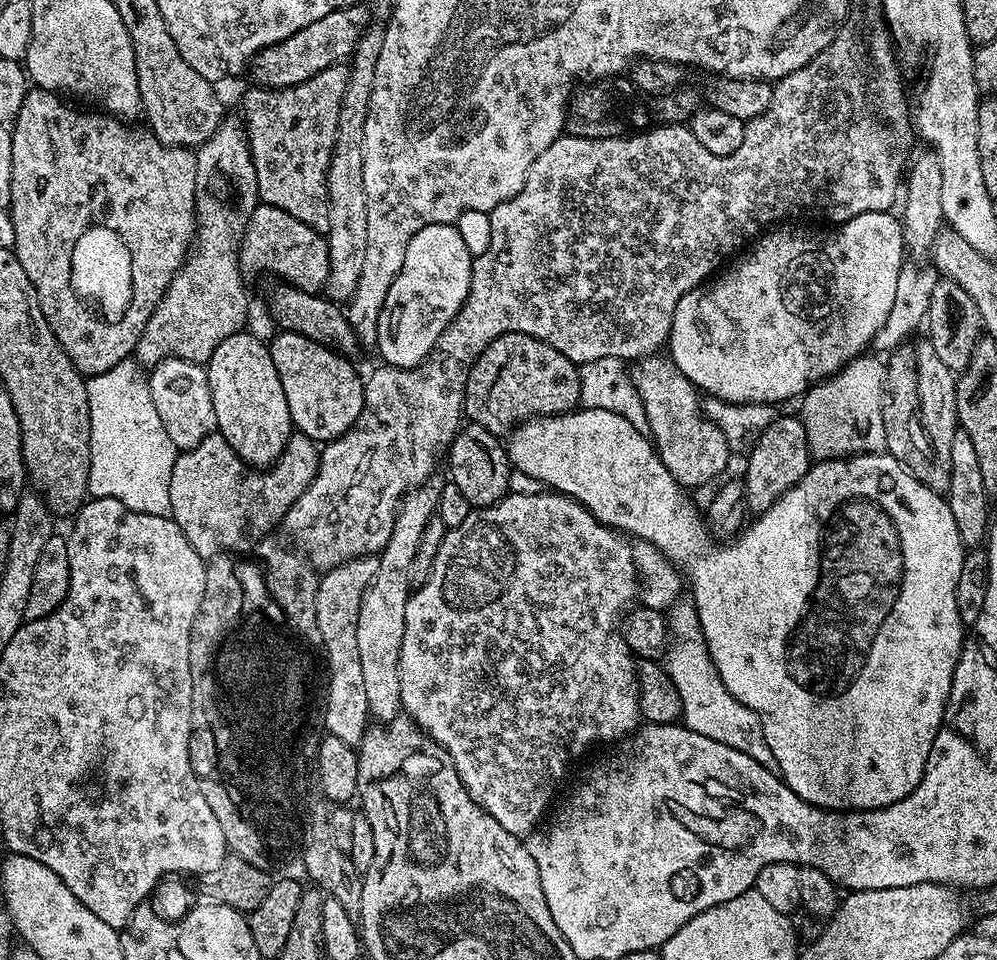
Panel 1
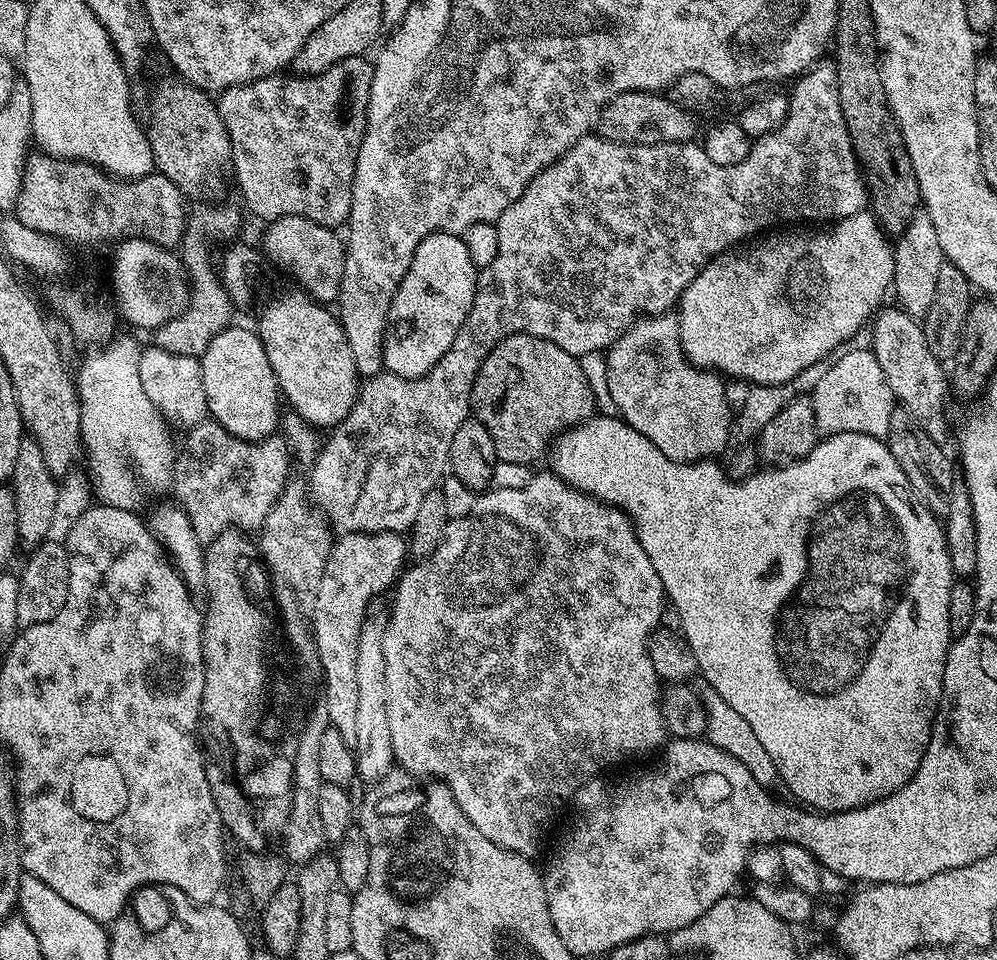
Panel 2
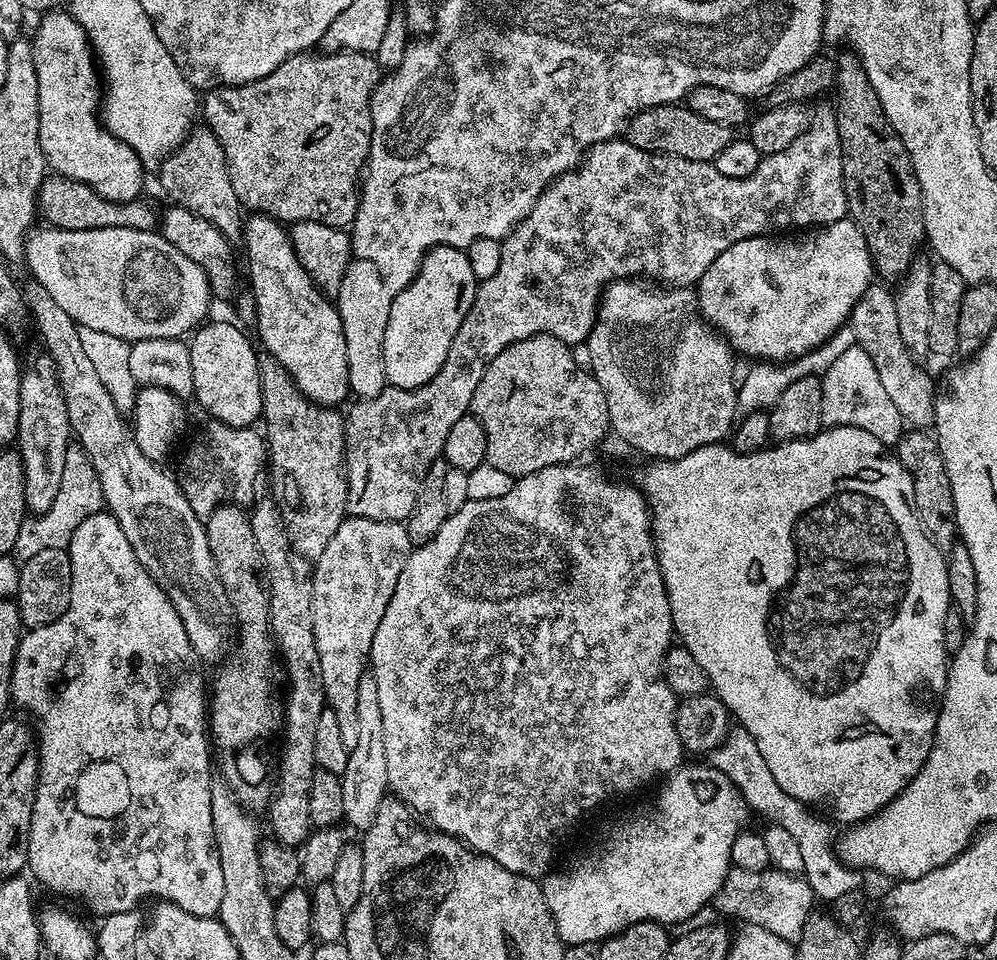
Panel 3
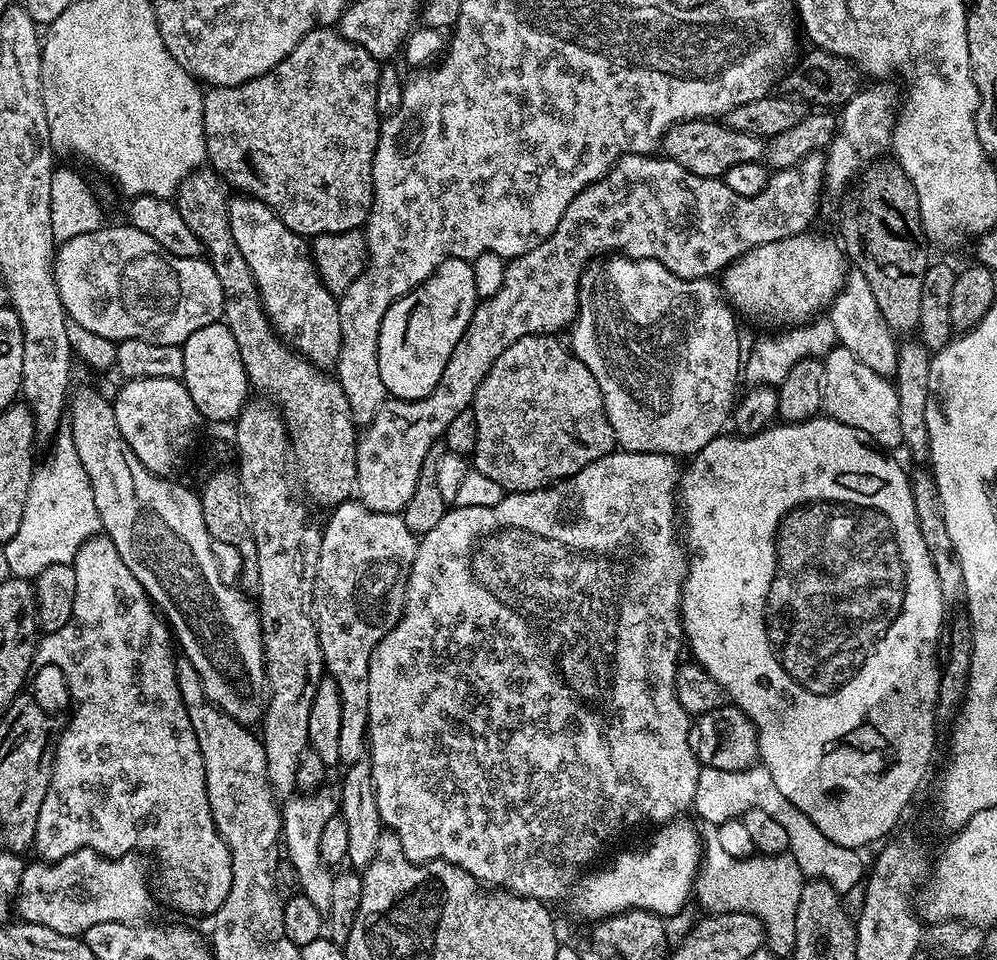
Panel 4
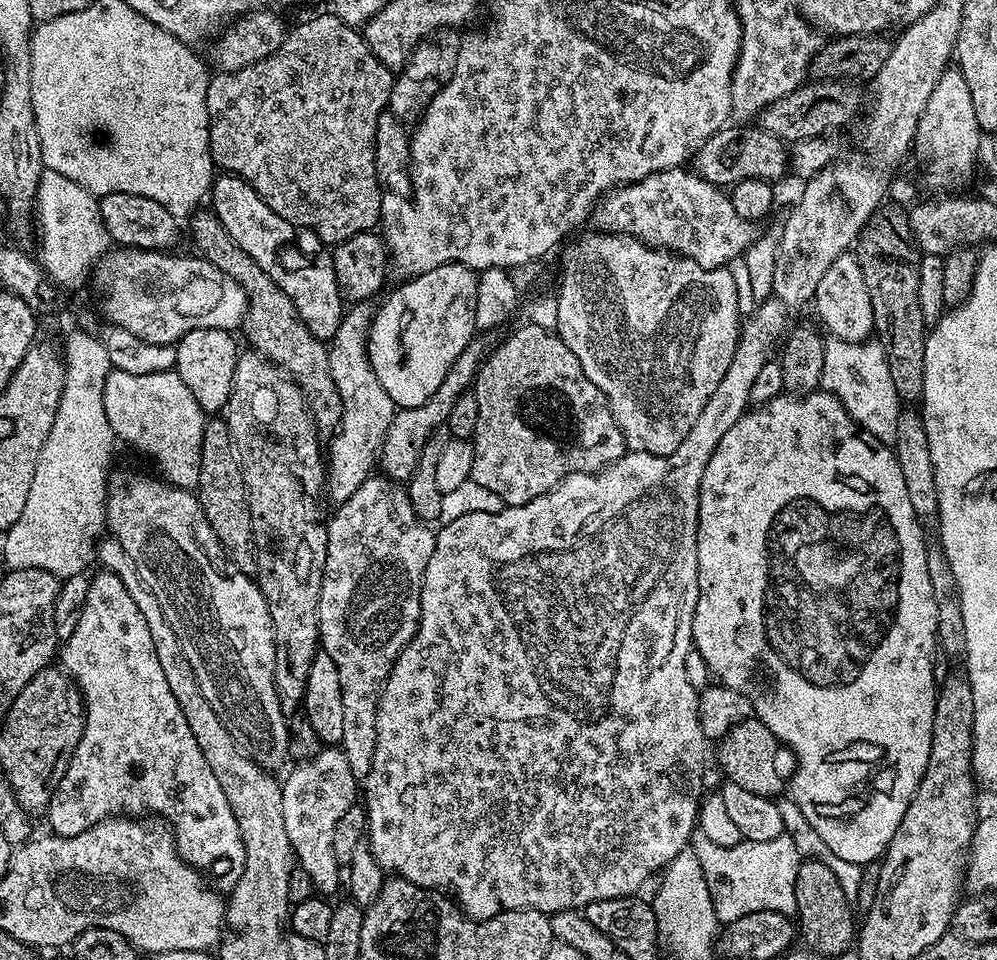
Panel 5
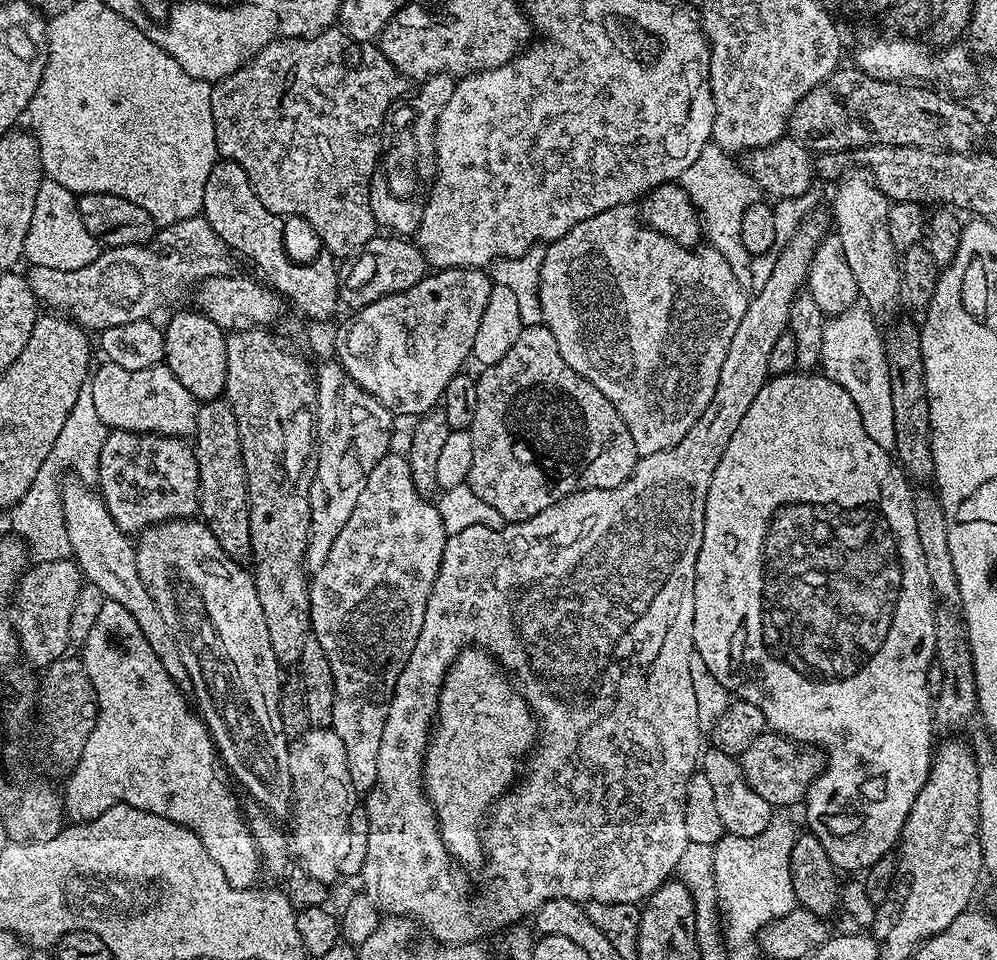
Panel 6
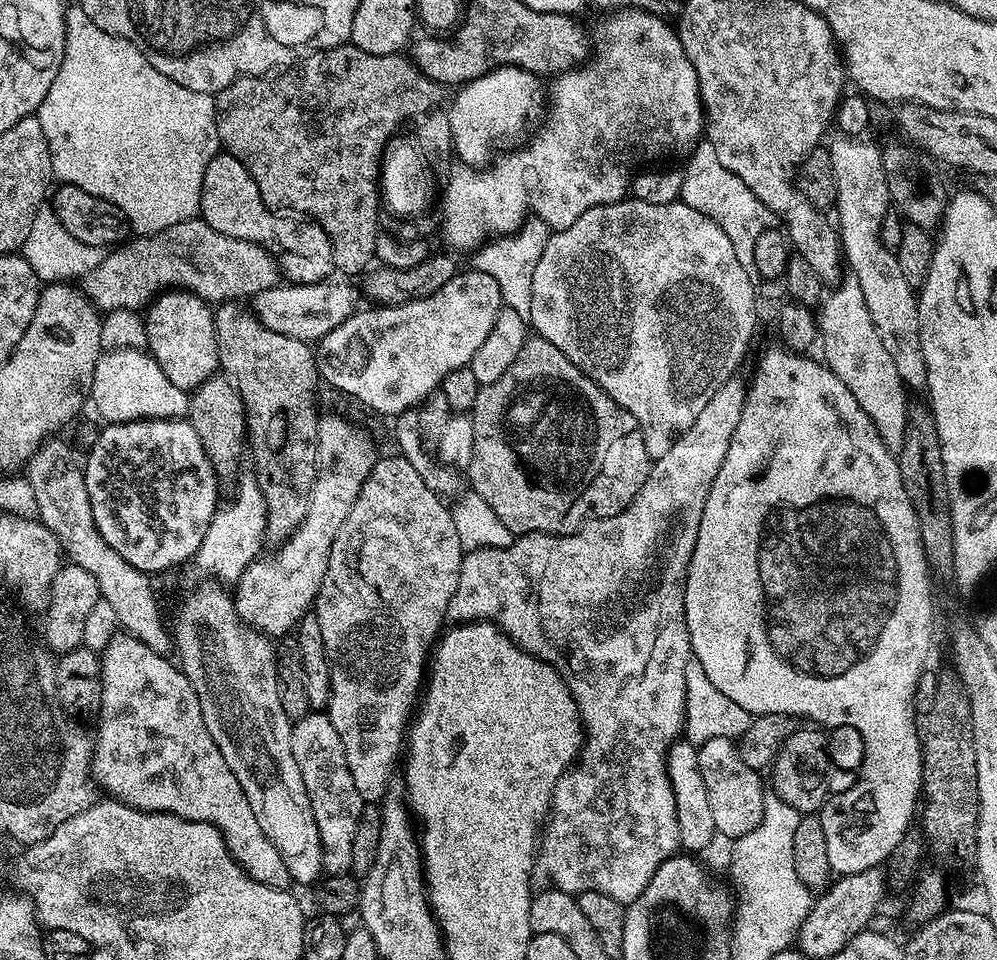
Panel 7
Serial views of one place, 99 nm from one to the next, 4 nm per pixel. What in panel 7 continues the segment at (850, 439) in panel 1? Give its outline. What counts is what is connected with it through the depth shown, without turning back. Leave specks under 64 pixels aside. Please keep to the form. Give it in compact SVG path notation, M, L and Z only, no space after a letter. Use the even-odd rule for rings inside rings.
M845 275L823 297L818 308L818 344L819 347L824 347L823 363L827 364L835 376L842 378L846 390L850 390L858 406L866 410L886 450L890 450L892 456L899 457L902 442L906 442L909 393L902 378L898 378L898 370L890 359L890 354L878 338L878 330L874 330L870 310L866 310L866 298L862 296L862 286L858 284L856 276Z

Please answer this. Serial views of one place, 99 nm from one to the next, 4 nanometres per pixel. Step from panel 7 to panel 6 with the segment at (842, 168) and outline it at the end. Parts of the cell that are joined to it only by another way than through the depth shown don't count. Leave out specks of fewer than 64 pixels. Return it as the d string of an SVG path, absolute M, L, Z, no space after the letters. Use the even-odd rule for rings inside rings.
M864 170L849 171L835 188L836 197L832 200L832 210L836 214L834 234L842 238L842 254L846 254L846 262L854 274L854 282L858 282L860 300L877 321L891 321L896 307L901 307L902 297L900 256L887 228L890 201Z

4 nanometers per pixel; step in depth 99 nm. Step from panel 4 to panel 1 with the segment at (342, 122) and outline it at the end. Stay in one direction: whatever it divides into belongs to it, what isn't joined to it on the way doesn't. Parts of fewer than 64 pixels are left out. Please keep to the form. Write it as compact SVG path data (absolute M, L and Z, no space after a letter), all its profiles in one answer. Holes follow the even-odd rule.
M331 64L306 82L293 88L249 87L244 96L243 123L252 151L258 194L263 203L286 210L298 222L306 222L324 234L330 226L328 163L338 130L338 110L346 90L349 65Z

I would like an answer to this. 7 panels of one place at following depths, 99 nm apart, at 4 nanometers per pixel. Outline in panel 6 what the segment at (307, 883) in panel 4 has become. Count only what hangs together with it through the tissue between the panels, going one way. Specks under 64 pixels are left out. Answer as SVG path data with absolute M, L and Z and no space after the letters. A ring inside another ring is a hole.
M309 727L307 732L291 741L290 778L292 779L292 806L290 821L290 848L300 859L299 867L310 878L329 886L341 879L340 859L348 833L353 808L358 794L350 782L350 769L346 766L346 750L342 738L332 728Z

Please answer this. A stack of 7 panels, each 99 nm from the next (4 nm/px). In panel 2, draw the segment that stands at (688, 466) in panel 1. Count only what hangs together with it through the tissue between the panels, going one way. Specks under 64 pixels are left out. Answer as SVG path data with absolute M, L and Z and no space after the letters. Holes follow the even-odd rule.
M675 315L637 319L607 349L606 359L615 411L630 427L650 438L650 442L654 442L654 446L658 446L666 458L680 464L695 464L707 461L707 456L719 457L724 452L734 417L725 392L725 381L715 371L697 368L688 361L680 341L680 322Z

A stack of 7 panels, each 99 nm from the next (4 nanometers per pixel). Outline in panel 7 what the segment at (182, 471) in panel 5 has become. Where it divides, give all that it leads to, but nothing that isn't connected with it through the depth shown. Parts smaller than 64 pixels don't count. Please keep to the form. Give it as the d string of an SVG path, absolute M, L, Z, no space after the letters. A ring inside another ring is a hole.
M138 348L126 350L101 351L98 366L94 366L94 386L90 397L91 407L96 407L96 412L101 416L101 421L109 424L121 424L131 420L179 420L187 417L189 393L184 392L166 374L162 374L162 366L147 351Z

